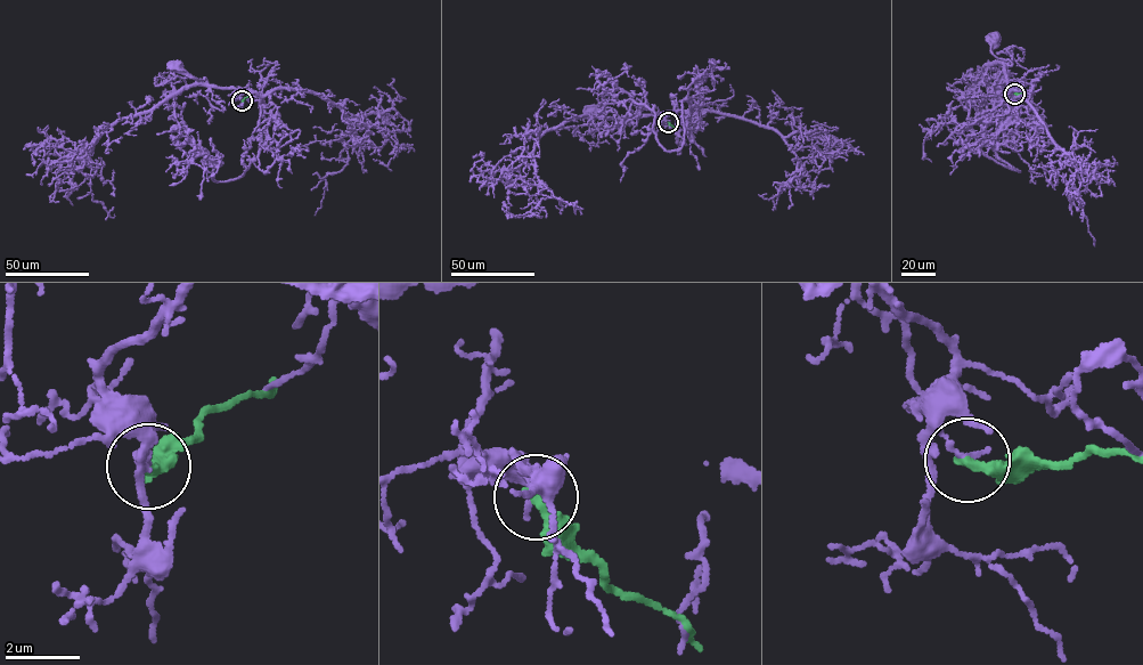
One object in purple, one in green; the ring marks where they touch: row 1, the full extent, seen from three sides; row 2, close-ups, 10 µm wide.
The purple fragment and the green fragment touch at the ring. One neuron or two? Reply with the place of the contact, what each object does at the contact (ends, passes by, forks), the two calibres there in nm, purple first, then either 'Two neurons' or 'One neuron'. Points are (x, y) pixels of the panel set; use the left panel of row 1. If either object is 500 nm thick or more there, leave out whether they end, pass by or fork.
Place: (242, 100). At the ring purple ends. At the ring green ends. Thickness 150 nm (purple) against 360 nm. Two neurons

